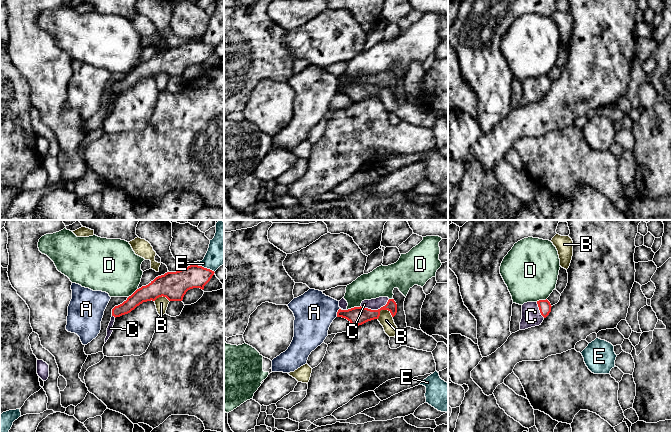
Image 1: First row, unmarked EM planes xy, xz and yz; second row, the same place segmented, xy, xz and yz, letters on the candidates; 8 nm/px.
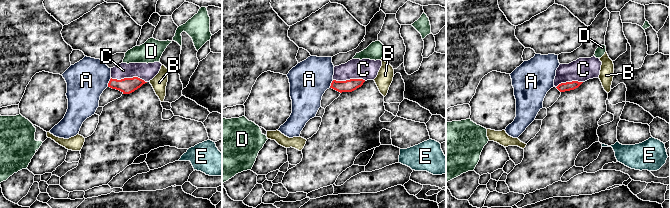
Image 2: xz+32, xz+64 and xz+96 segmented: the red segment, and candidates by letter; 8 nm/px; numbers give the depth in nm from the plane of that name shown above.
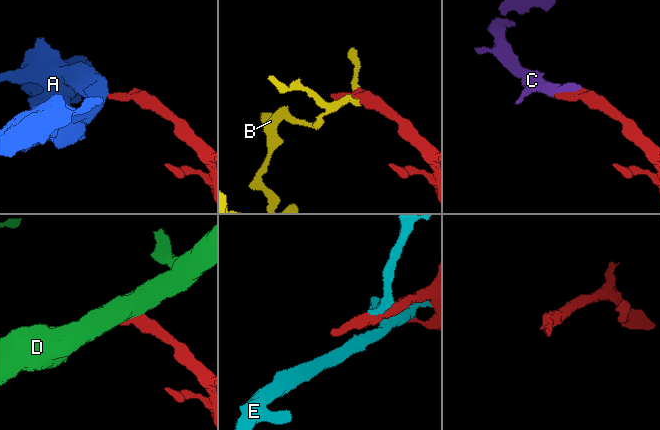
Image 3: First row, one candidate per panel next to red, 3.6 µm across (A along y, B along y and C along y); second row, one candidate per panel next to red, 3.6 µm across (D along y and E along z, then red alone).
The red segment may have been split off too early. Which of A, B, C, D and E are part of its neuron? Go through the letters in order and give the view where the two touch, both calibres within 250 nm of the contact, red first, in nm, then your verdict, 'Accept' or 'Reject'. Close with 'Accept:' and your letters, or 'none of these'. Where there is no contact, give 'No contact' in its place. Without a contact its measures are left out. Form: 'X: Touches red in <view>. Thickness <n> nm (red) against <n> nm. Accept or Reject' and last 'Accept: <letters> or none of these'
A: Touches red in xz. Thickness 150 nm (red) against 320 nm. Reject
B: Touches red in xz. Thickness 150 nm (red) against 110 nm. Reject
C: Touches red in xz. Thickness 150 nm (red) against 100 nm. Accept
D: Touches red in xz. Thickness 150 nm (red) against 220 nm. Reject
E: Touches red in xy. Thickness 190 nm (red) against 240 nm. Reject
Accept: C

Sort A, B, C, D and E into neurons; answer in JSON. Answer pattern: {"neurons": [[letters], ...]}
{"neurons": [["A"], ["B"], ["C"], ["D"], ["E"]]}

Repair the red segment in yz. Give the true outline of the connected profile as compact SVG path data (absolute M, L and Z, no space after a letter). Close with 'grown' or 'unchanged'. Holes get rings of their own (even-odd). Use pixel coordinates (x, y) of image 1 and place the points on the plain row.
M546 76L527 78L522 81L522 95L520 106L539 102L551 88L551 80Z | grown

